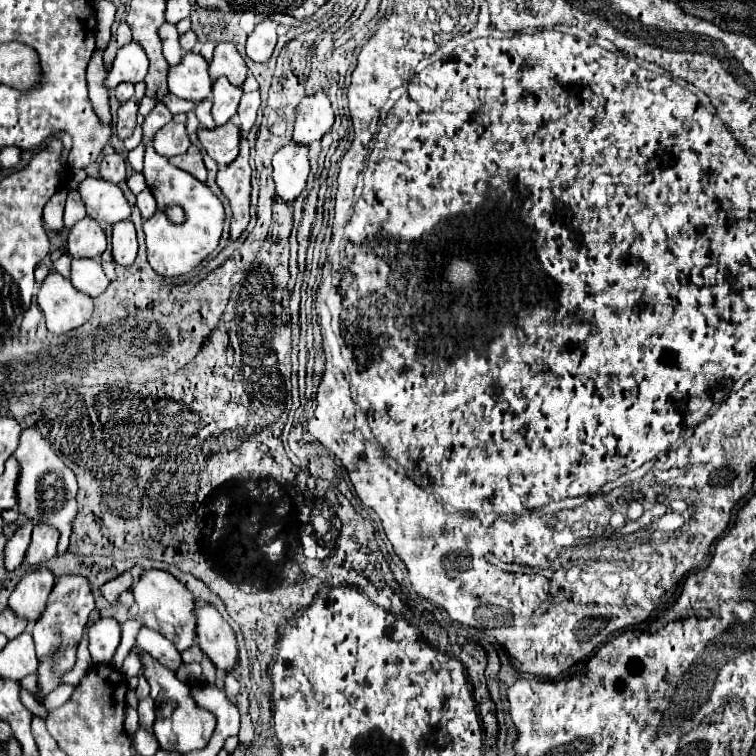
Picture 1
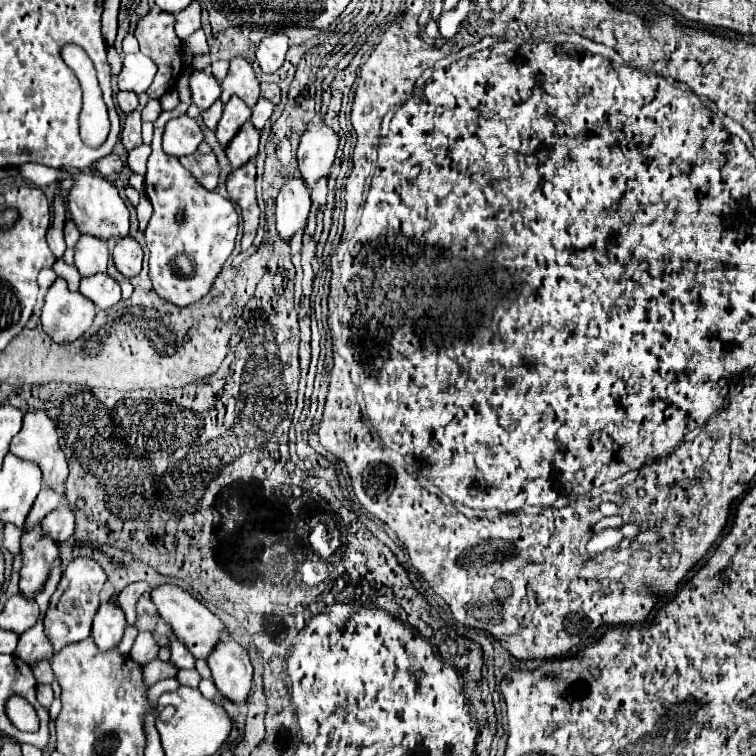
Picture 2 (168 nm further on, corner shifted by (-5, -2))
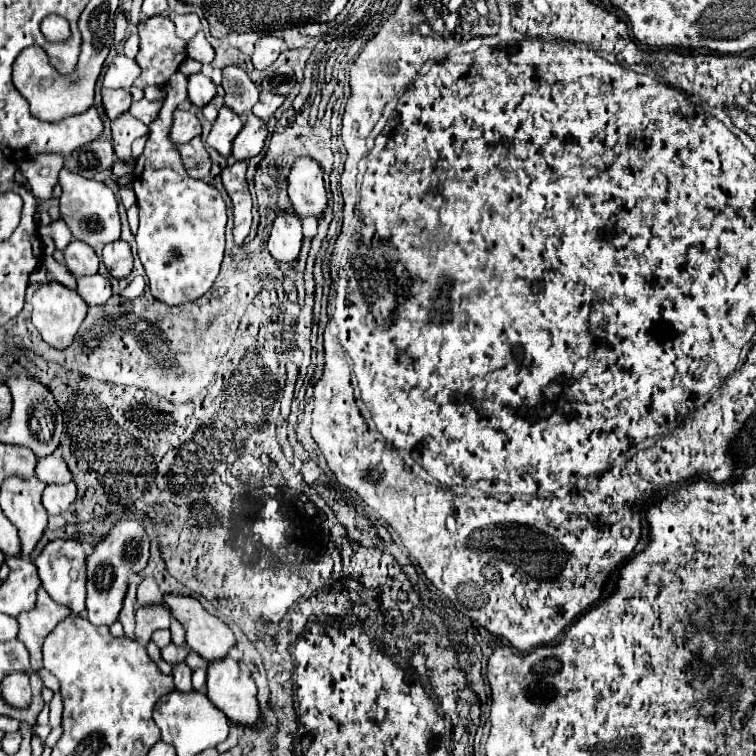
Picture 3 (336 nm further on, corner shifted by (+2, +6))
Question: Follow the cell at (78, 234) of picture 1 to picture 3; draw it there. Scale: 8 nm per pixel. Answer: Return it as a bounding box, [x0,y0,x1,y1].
[65,239,99,277]

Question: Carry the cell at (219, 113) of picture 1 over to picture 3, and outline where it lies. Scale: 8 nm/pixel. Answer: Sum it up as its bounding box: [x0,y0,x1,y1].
[207,107,245,159]

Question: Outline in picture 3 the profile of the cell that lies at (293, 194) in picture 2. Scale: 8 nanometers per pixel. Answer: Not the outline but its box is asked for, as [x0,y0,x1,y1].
[267,211,301,265]

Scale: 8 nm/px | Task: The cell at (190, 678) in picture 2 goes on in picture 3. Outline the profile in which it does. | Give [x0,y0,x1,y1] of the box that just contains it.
[173,663,193,691]

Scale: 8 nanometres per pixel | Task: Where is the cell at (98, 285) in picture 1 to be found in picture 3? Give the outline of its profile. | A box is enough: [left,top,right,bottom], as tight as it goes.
[77,273,111,305]

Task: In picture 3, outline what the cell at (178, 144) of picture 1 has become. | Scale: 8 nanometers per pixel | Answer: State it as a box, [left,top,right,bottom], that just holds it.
[171,111,201,145]

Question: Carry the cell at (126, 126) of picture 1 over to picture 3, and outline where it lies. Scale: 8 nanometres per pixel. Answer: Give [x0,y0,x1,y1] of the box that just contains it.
[111,113,149,163]

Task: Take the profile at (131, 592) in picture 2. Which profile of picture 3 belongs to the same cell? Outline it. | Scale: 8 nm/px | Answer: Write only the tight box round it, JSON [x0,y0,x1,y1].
[119,583,135,639]

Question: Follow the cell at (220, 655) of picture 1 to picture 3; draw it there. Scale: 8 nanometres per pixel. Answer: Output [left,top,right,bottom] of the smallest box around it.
[207,659,261,727]

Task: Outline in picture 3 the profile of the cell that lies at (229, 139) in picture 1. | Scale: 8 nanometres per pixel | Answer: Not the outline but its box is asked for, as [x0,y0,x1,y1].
[233,113,267,161]

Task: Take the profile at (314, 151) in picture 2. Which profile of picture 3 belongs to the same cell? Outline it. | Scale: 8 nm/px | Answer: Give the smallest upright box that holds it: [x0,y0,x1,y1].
[289,159,327,219]

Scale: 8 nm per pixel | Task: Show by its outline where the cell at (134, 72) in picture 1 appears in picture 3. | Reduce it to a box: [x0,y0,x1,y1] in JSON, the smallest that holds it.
[103,55,139,89]

